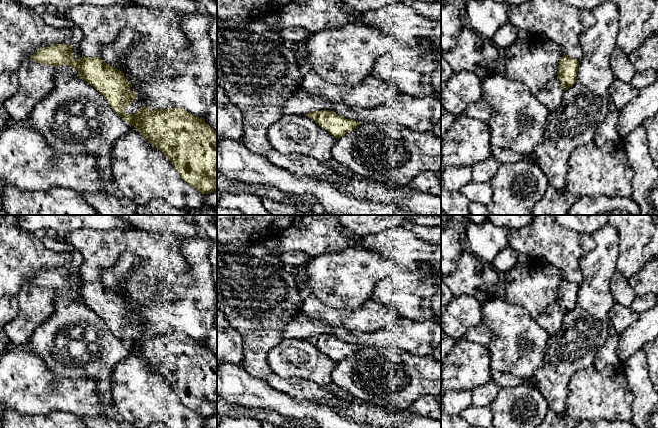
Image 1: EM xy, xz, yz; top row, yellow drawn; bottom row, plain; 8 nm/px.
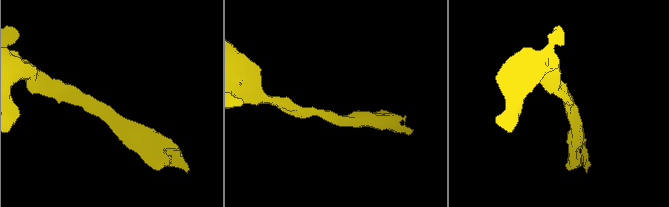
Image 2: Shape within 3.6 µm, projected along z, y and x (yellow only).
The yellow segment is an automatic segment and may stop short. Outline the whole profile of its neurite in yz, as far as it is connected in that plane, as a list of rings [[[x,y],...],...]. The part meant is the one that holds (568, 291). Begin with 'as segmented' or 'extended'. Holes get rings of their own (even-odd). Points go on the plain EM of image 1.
as segmented | [[[566,279],[559,284],[558,300],[561,311],[564,315],[572,311],[577,303],[579,286]]]

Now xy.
as segmented | [[[54,268],[35,276],[30,285],[58,291],[68,289],[78,295],[78,301],[94,311],[108,326],[113,335],[128,349],[132,349],[153,371],[158,372],[173,388],[174,393],[189,409],[203,419],[217,415],[217,356],[204,344],[177,331],[147,333],[142,329],[136,338],[127,338],[126,331],[138,321],[137,314],[130,315],[130,307],[124,297],[107,288],[100,281],[81,280],[75,285],[70,268]]]

